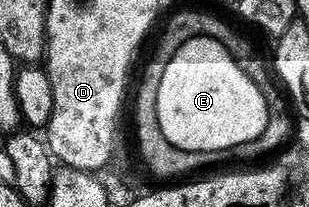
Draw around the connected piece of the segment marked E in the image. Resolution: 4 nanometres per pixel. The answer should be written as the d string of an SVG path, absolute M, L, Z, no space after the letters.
M209 37L190 39L182 43L174 59L166 63L166 71L162 71L162 83L158 87L158 123L162 123L162 135L166 135L174 147L182 147L186 151L233 149L235 145L258 139L267 122L268 108L262 99L262 91L258 91L246 71L234 63L222 43Z

